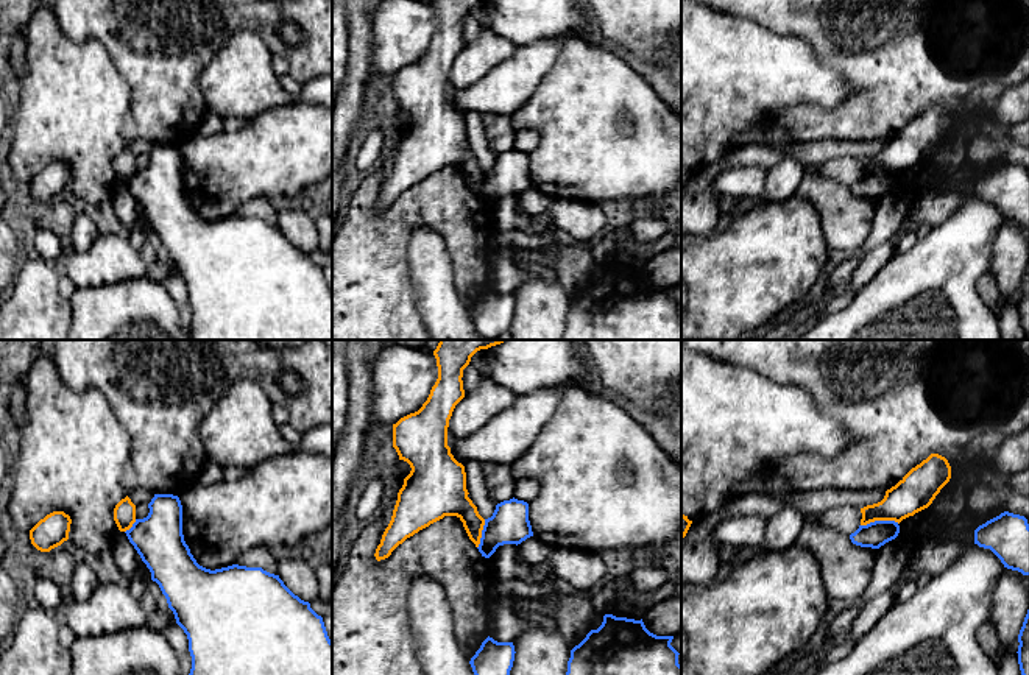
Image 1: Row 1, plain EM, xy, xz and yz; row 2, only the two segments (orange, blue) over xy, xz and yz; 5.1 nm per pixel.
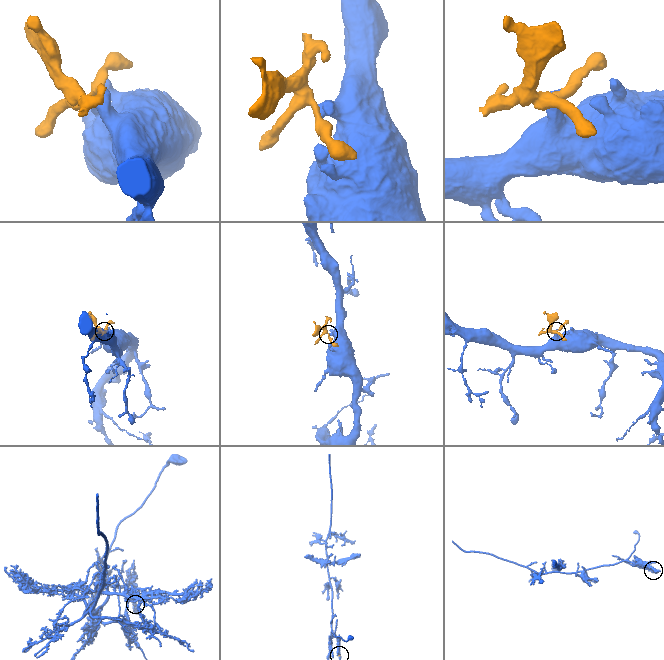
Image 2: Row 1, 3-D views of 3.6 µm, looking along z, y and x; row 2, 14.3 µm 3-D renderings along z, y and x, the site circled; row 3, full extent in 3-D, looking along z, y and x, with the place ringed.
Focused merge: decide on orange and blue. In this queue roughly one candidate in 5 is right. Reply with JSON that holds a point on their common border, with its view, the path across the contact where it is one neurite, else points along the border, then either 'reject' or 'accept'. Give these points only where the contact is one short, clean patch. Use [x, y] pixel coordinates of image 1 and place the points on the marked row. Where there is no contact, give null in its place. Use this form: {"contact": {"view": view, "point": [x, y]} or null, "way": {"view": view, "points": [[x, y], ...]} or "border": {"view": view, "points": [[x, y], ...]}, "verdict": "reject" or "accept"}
{"contact": {"view": "yz", "point": [880, 519]}, "border": {"view": "yz", "points": [[898, 523], [870, 521], [861, 526]]}, "verdict": "reject"}

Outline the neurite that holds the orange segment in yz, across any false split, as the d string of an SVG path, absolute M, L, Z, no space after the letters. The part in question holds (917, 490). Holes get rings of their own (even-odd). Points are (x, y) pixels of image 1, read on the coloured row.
M931 454L887 489L881 502L861 508L861 525L875 521L900 524L903 519L928 508L949 479L951 466L948 460L939 454Z

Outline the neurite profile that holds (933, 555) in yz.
M929 536L915 546L903 575L907 581L915 581L921 574L939 575L973 544L943 536Z

